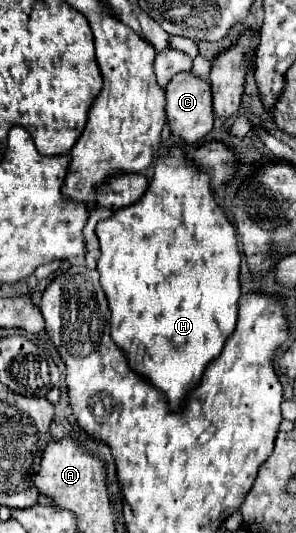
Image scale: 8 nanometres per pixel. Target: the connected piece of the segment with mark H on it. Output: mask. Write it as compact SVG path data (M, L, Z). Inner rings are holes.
M170 148L168 156L163 159L166 166L178 168L178 170L164 170L164 176L154 176L146 194L142 196L142 200L138 200L136 204L122 208L118 212L114 212L108 220L98 222L96 226L96 236L100 240L100 258L98 258L98 266L96 270L100 272L100 286L106 292L108 298L108 306L112 312L110 318L110 326L112 326L112 340L118 344L118 348L122 348L124 356L128 356L128 364L130 368L134 368L134 372L138 372L140 376L146 376L146 380L150 380L150 384L154 384L154 388L162 390L164 396L170 400L170 410L178 410L182 408L184 400L186 400L186 392L190 392L190 388L198 386L198 380L202 378L202 372L206 370L206 366L216 360L224 348L226 338L234 332L236 328L236 316L238 316L238 298L240 298L240 280L238 280L238 272L240 272L240 248L238 248L238 238L236 238L236 228L230 224L230 220L226 218L226 214L222 212L222 208L216 204L212 192L210 192L210 182L206 174L200 174L198 168L186 160L184 152L180 148Z

